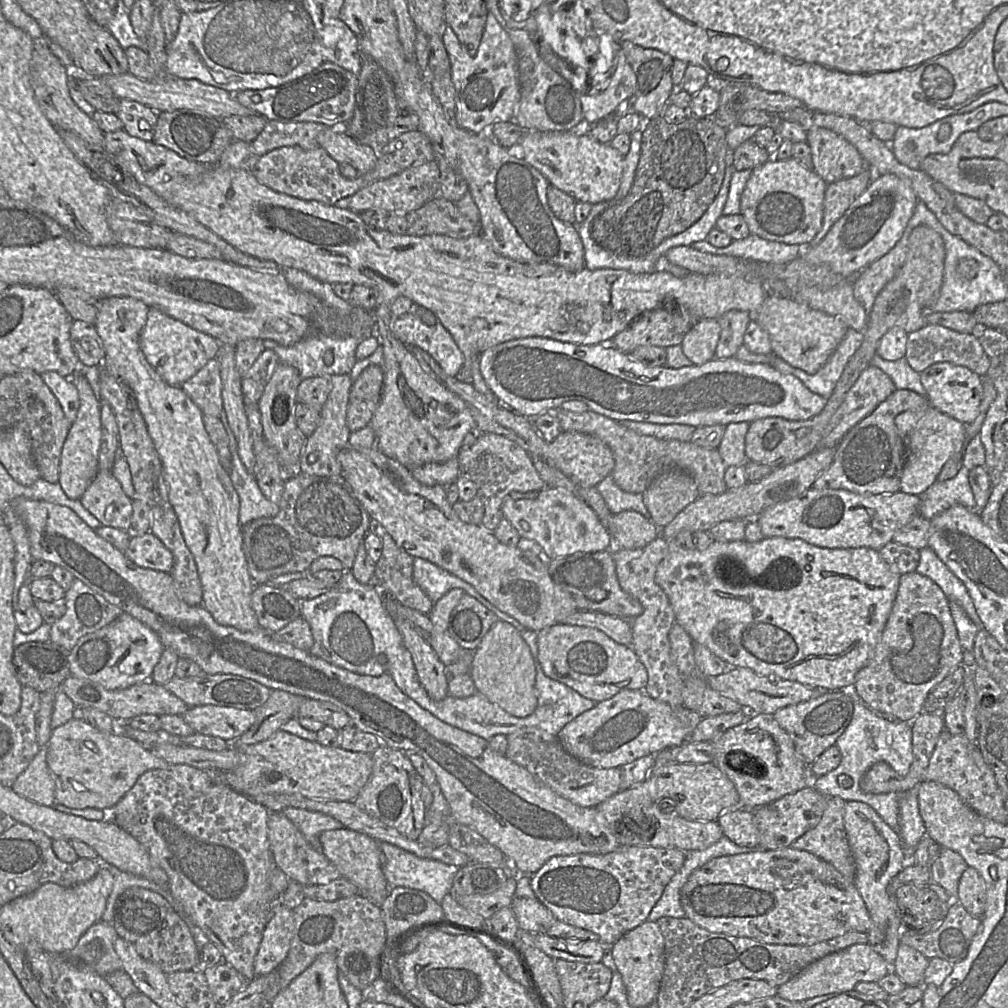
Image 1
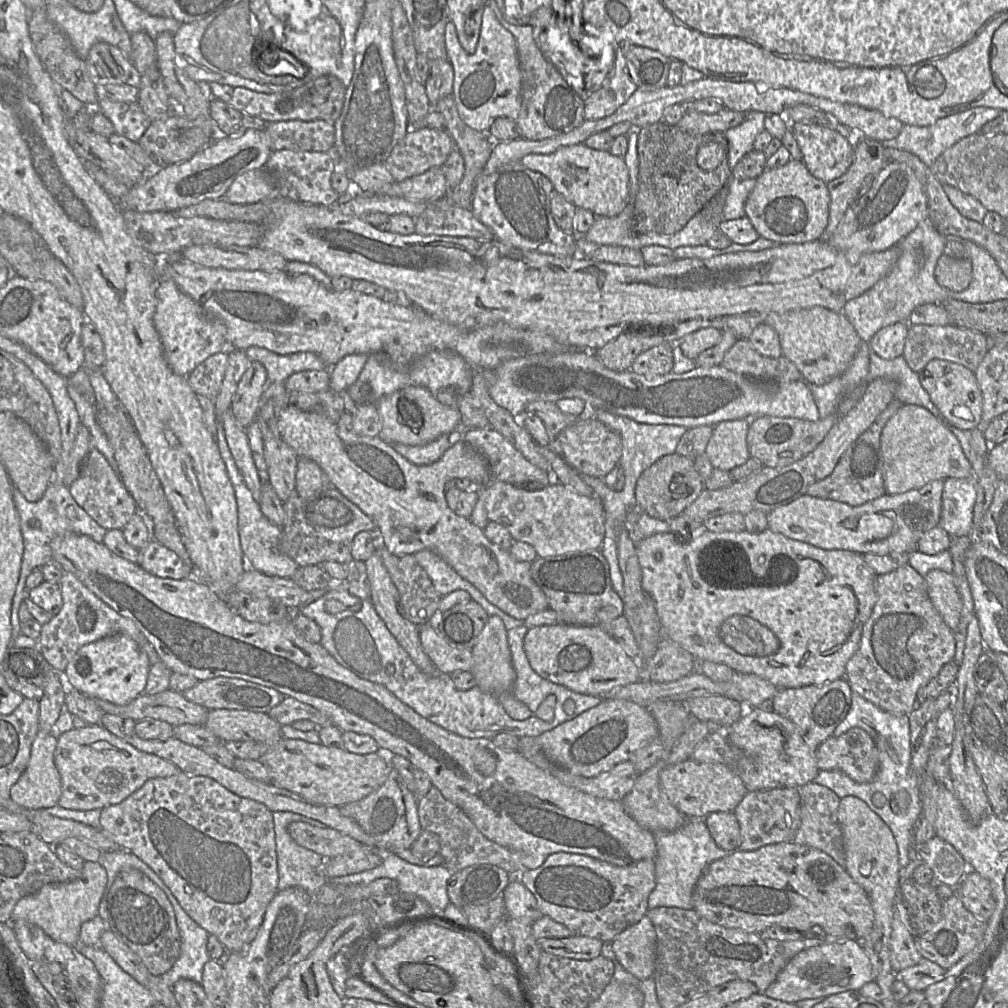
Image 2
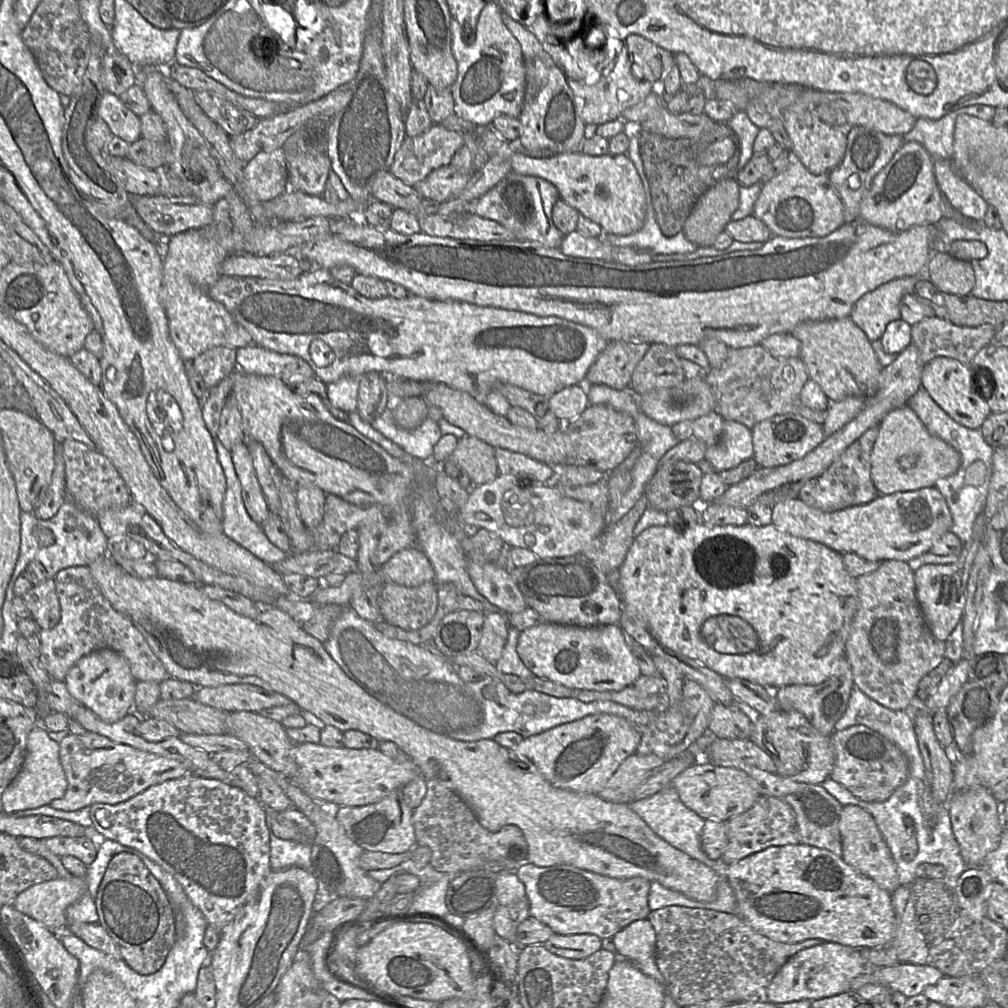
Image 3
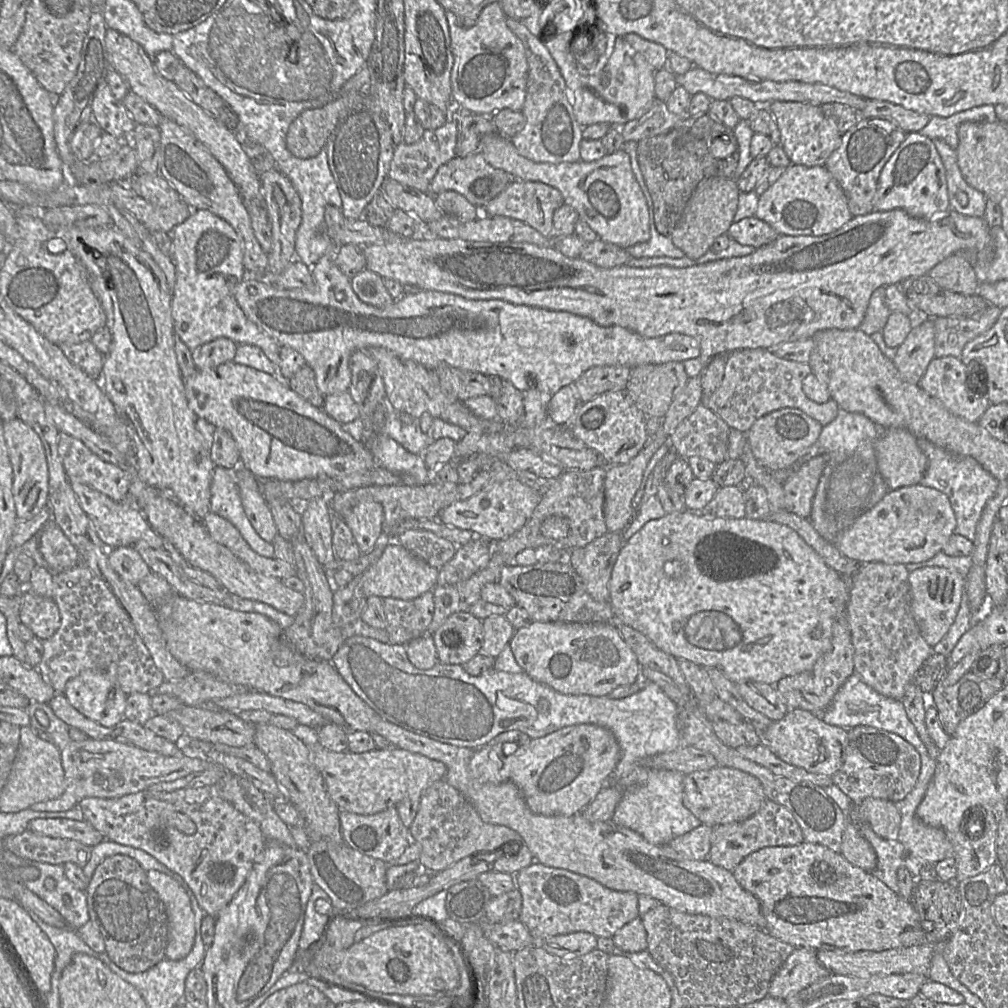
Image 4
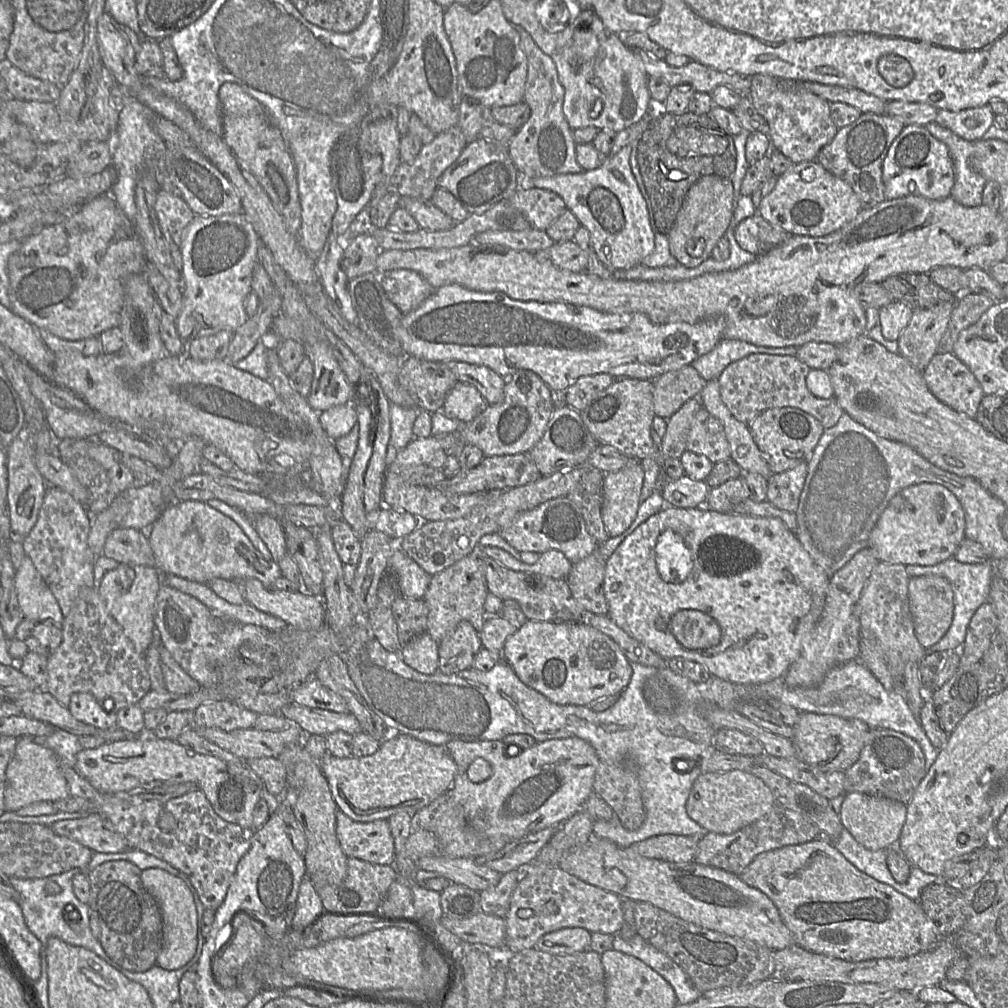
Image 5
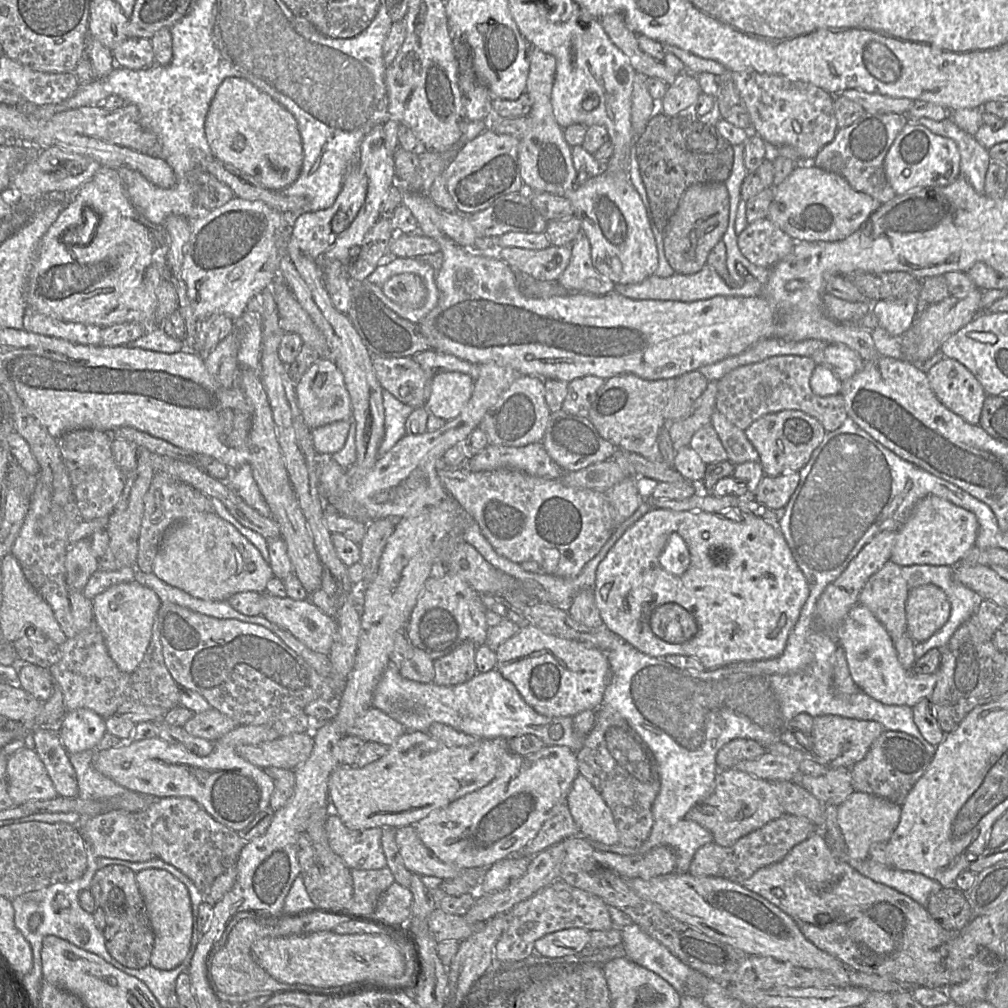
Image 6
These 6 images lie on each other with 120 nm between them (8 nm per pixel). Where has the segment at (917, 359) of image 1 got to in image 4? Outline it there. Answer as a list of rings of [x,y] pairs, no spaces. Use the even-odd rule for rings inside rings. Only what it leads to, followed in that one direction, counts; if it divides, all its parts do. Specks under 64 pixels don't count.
[[[990,304],[979,318],[957,316],[934,318],[935,357],[954,356],[960,358],[965,345],[988,331],[997,321],[1001,309]]]

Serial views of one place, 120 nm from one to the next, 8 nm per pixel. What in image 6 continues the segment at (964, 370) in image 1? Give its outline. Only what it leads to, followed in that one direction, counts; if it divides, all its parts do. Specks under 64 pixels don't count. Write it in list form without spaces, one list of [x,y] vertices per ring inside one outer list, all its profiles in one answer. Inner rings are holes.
[[[943,357],[925,374],[933,393],[946,408],[972,425],[979,424],[987,394],[963,364]]]

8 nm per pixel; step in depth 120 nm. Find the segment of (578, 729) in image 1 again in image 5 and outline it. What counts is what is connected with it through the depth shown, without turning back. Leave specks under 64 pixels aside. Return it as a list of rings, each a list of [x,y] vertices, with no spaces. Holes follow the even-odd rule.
[[[570,737],[564,739],[551,739],[543,742],[536,743],[529,749],[522,749],[521,752],[513,757],[509,757],[505,753],[505,743],[502,740],[488,740],[488,741],[474,741],[474,742],[465,742],[460,740],[452,740],[446,743],[444,746],[448,751],[449,755],[453,758],[454,762],[457,765],[458,773],[453,781],[453,784],[448,789],[447,793],[463,807],[465,812],[465,817],[467,824],[470,828],[477,831],[480,834],[488,837],[490,840],[502,840],[505,841],[506,844],[526,837],[531,833],[536,833],[542,829],[552,827],[555,825],[562,825],[565,821],[567,821],[570,817],[572,817],[575,813],[581,810],[586,799],[594,792],[593,783],[596,770],[600,764],[600,759],[594,750],[594,748],[586,741],[577,738]],[[483,758],[492,767],[492,775],[486,781],[481,783],[473,783],[471,782],[466,774],[466,771],[469,765],[476,759]]]

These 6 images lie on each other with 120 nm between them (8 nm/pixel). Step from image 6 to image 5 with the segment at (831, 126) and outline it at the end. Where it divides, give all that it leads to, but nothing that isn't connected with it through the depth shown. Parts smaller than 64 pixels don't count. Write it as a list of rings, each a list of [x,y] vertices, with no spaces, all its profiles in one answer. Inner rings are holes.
[[[755,74],[751,78],[749,98],[757,111],[766,119],[769,124],[769,138],[772,149],[777,149],[793,164],[803,161],[814,161],[820,150],[829,144],[835,137],[838,127],[834,124],[829,103],[824,98],[804,89],[800,80],[777,78],[773,75]]]

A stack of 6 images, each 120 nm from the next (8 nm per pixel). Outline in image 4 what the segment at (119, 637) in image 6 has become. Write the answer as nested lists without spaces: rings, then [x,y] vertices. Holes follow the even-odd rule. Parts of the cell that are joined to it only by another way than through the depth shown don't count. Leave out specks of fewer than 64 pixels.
[[[132,546],[108,548],[108,563],[125,581],[136,585],[151,570],[140,554]]]

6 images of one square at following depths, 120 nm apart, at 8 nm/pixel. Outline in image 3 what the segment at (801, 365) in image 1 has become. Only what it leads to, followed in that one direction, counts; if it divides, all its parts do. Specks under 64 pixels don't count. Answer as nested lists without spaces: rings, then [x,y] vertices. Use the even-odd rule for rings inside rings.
[[[850,317],[804,321],[791,334],[800,341],[799,358],[805,363],[810,379],[821,387],[830,401],[840,401],[849,396],[866,399],[877,391],[883,367],[865,332]]]

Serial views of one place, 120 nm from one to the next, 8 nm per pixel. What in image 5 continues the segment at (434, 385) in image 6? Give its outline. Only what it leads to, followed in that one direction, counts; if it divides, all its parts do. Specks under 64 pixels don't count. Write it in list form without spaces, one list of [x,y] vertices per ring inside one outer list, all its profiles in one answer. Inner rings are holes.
[[[458,381],[446,395],[442,412],[461,424],[467,424],[473,421],[487,405],[476,387]]]

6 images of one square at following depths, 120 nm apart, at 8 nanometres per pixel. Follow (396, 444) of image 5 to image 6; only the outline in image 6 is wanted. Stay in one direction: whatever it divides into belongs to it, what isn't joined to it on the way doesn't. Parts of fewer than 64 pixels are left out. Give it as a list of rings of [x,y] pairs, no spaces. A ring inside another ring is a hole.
[[[383,389],[383,406],[385,413],[384,437],[378,448],[378,457],[386,454],[401,438],[406,435],[405,423],[413,408],[395,398]]]

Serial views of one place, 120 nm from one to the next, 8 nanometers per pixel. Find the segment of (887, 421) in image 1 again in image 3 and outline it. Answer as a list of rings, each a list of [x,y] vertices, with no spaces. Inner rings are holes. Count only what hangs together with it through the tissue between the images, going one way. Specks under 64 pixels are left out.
[[[878,425],[870,427],[849,445],[819,477],[807,481],[798,498],[810,507],[824,512],[842,510],[866,504],[879,493],[871,478],[871,452],[879,431]]]

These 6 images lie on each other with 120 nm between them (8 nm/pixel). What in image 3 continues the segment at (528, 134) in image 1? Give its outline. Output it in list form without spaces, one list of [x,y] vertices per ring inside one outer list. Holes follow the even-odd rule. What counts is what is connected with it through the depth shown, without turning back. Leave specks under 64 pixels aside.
[[[491,126],[478,127],[475,136],[490,157],[508,159],[512,172],[551,182],[557,188],[560,198],[600,225],[602,233],[630,235],[643,227],[646,196],[638,172],[626,153],[591,156],[576,151],[535,158],[524,150],[518,150],[518,142],[508,142],[501,138]]]

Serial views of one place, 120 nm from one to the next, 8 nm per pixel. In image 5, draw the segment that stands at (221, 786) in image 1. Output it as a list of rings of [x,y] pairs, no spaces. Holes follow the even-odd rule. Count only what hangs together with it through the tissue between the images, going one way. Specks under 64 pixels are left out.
[[[59,760],[59,767],[66,779],[69,795],[83,798],[87,801],[88,812],[100,814],[108,823],[108,827],[112,827],[126,839],[129,849],[144,851],[182,871],[188,876],[197,891],[204,908],[214,911],[219,908],[226,897],[238,863],[251,846],[254,835],[252,828],[243,828],[238,824],[223,820],[216,814],[205,793],[200,789],[189,791],[166,801],[123,799],[113,794],[106,794],[96,790],[74,768],[61,760]],[[162,811],[168,811],[174,815],[177,821],[177,828],[175,830],[163,831],[159,827],[158,819]]]

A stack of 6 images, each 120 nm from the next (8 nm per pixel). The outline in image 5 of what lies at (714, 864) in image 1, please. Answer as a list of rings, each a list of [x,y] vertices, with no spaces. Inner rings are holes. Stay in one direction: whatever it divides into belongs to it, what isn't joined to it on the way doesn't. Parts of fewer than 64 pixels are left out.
[[[819,837],[806,843],[763,852],[739,877],[749,886],[762,891],[774,903],[795,944],[818,954],[852,962],[904,958],[928,950],[943,937],[918,901],[857,869],[826,838]]]

